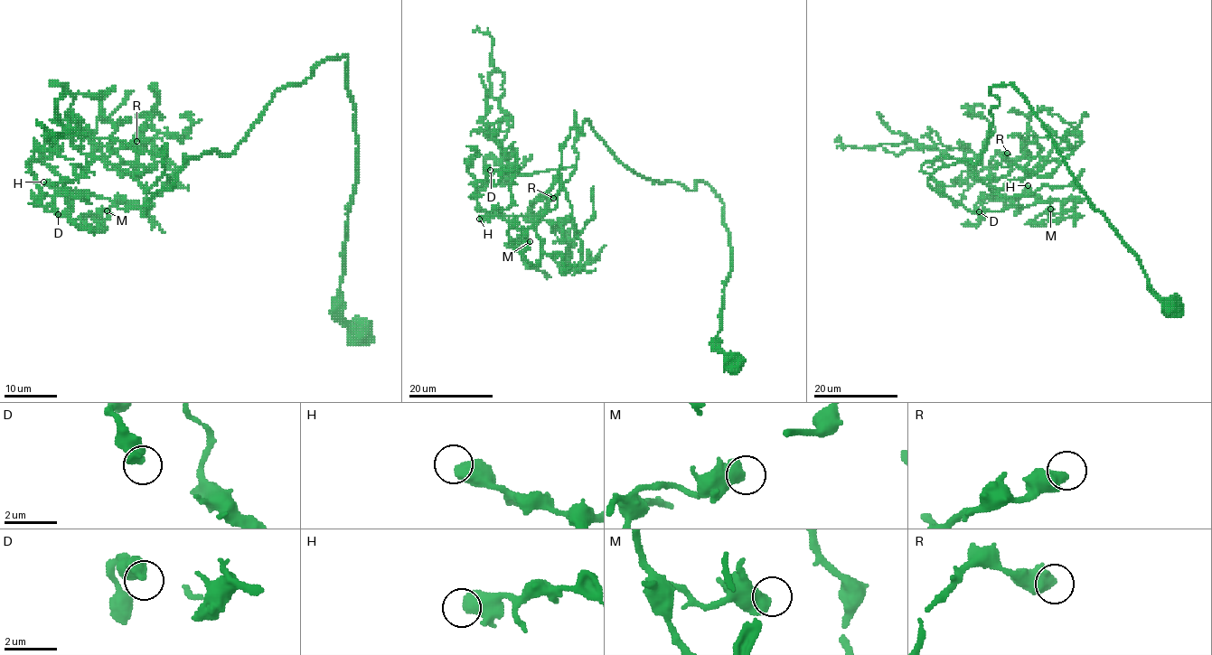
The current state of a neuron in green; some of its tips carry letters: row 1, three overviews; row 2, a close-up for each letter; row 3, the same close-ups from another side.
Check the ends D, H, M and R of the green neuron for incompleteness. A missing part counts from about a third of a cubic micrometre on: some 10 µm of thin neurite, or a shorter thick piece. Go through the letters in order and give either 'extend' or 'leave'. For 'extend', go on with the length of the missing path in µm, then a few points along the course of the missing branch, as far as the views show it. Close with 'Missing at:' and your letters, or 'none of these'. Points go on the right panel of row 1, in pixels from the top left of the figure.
D: leave
H: leave
M: leave
R: extend; about 15 µm are missing; missing branch runs (1007, 153), (1004, 163), (1004, 152), (996, 142)
Missing at: R

